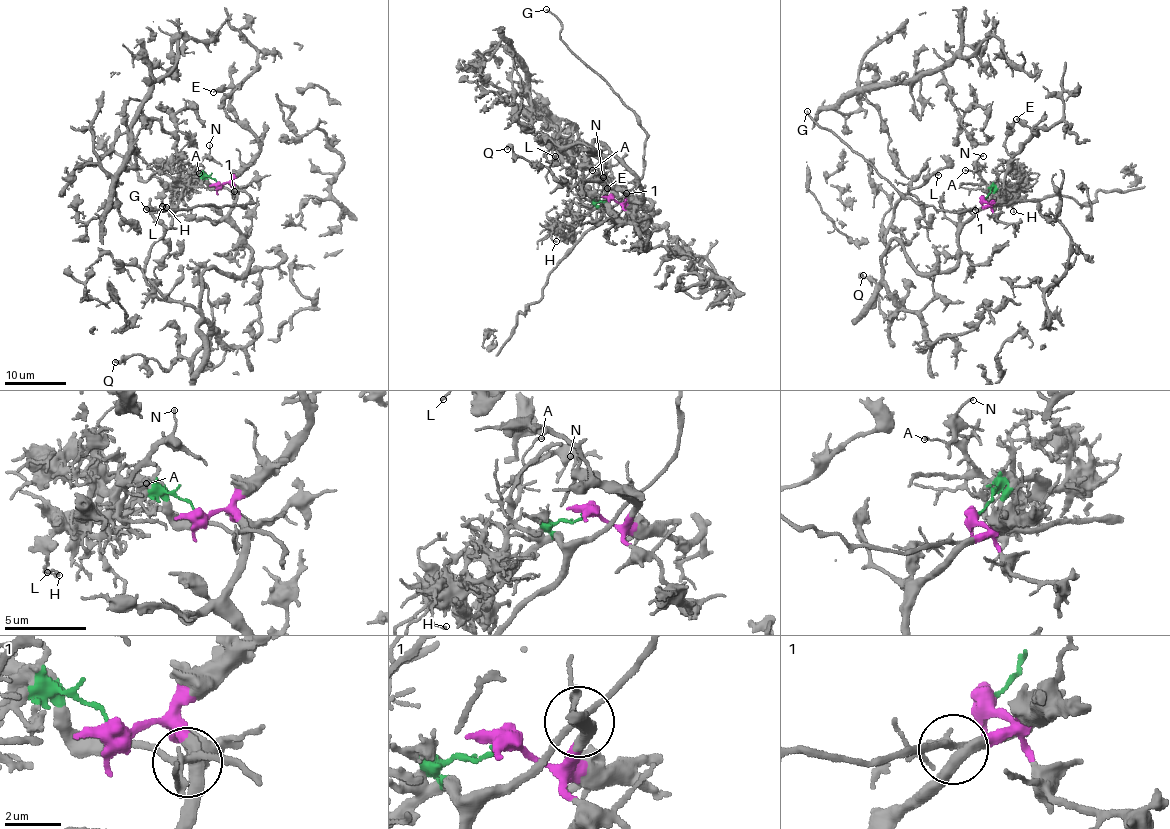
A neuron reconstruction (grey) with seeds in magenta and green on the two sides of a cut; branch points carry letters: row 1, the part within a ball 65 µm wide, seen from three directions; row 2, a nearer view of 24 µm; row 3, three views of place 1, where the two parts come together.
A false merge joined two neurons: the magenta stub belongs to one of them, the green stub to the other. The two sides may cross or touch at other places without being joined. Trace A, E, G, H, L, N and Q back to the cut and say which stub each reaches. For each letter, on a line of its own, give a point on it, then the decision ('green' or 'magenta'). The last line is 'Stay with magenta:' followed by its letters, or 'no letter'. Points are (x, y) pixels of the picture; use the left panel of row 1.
A: place (199, 173); green
E: place (213, 92); magenta
G: place (146, 209); green
H: place (166, 207); green
L: place (162, 206); magenta
N: place (209, 145); green
Q: place (115, 362); magenta
Stay with magenta: E, L, Q

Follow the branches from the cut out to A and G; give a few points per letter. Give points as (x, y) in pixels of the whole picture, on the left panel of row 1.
A: (217, 184), (214, 179), (199, 175), (189, 181), (190, 173), (199, 172)
G: (217, 184), (205, 176), (211, 185), (247, 194), (253, 204), (243, 207), (209, 204), (168, 212), (147, 208)

